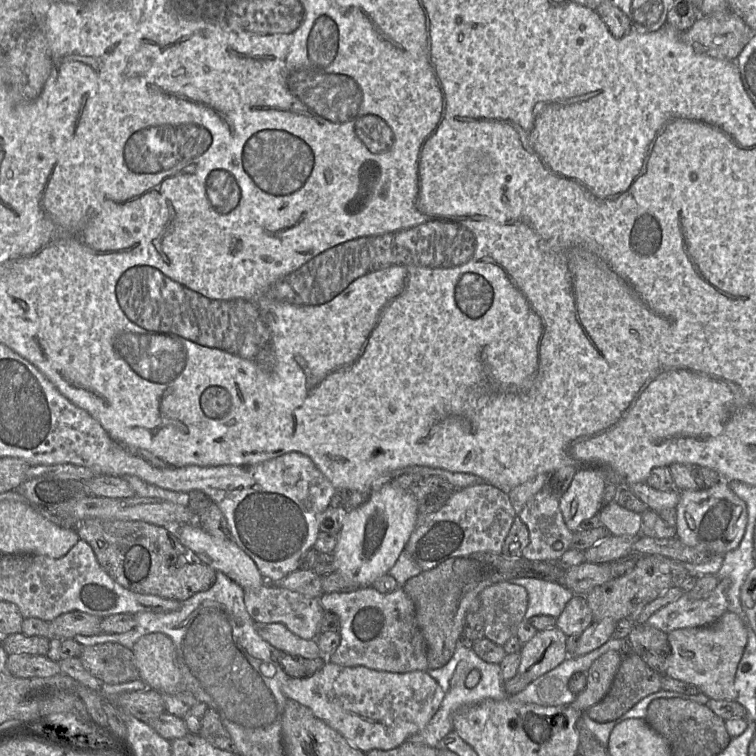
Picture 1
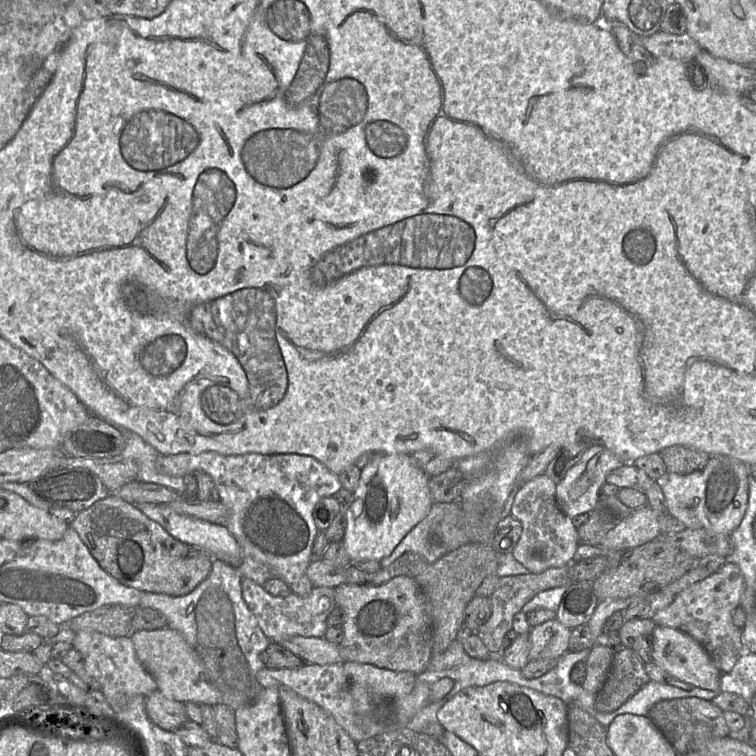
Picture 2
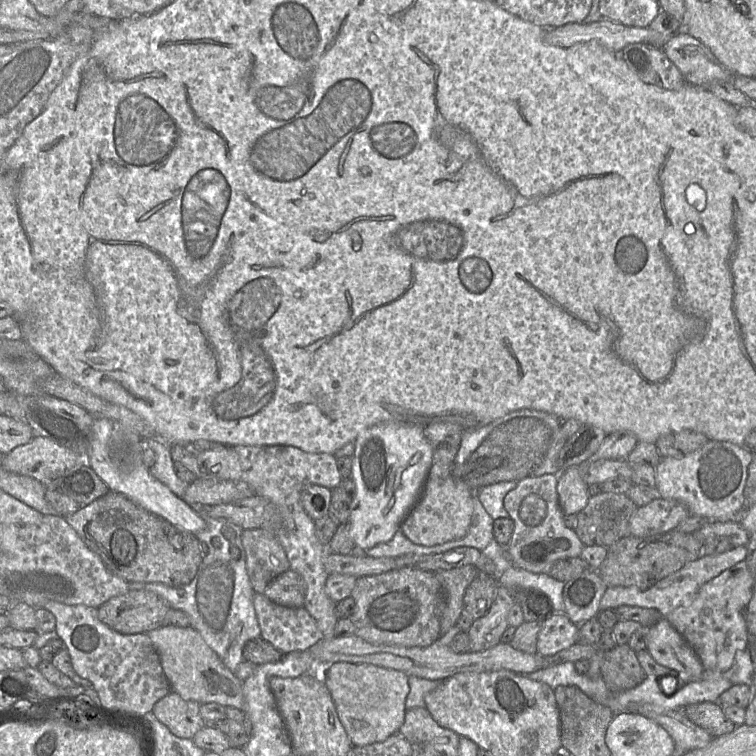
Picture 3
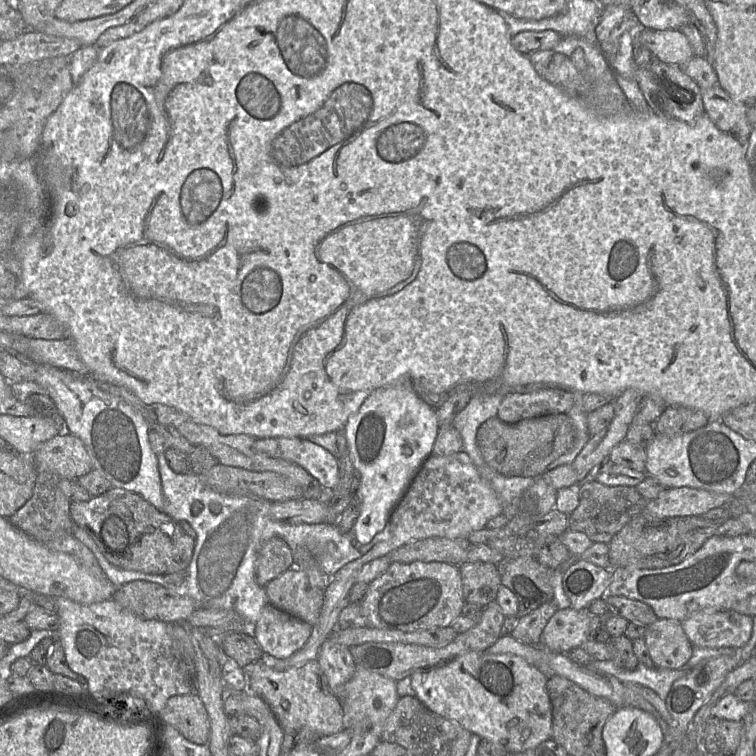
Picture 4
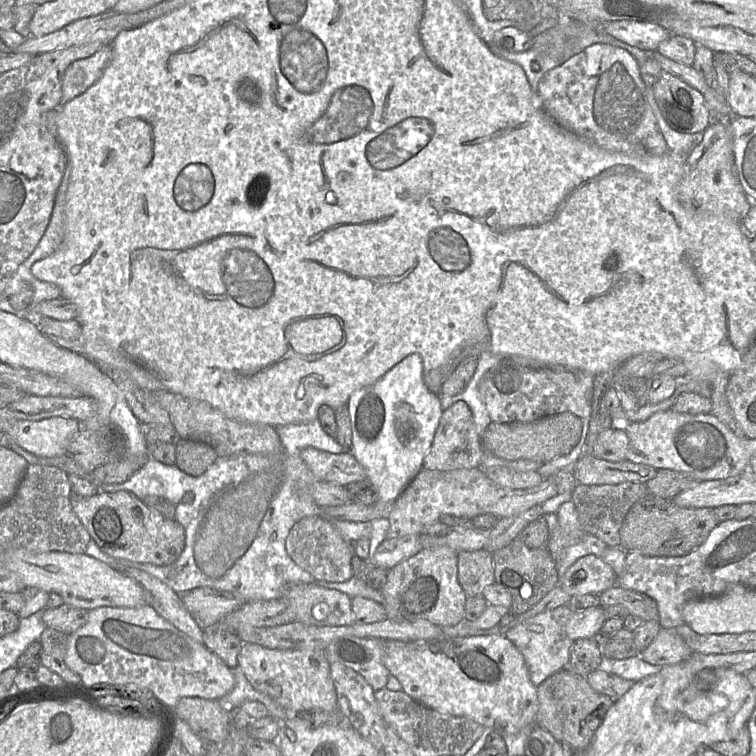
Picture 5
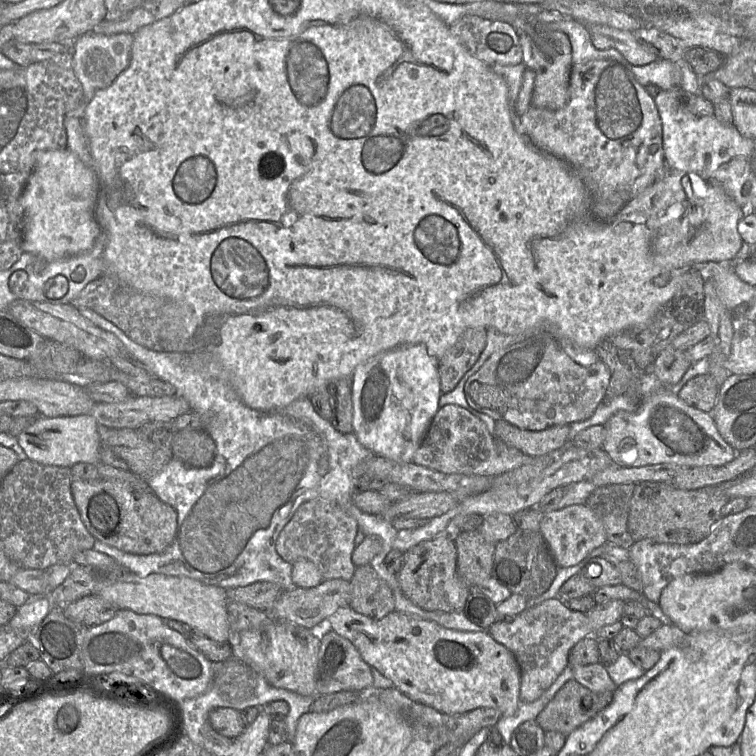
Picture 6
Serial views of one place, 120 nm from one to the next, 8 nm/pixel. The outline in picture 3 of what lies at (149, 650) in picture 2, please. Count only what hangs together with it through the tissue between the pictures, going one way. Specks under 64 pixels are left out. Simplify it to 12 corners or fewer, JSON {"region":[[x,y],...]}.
{"region":[[191,627],[147,632],[171,691],[244,709],[243,681]]}

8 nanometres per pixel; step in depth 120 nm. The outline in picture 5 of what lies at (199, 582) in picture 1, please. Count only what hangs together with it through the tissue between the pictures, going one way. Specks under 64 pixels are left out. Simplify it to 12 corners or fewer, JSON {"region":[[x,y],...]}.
{"region":[[131,492],[70,504],[113,558],[165,566],[185,548],[181,524]]}

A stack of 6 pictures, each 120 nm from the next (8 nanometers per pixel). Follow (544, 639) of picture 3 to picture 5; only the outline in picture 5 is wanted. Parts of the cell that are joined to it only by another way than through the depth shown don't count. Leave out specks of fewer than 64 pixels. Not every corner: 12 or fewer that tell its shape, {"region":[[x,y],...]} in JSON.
{"region":[[603,606],[572,614],[566,633],[573,642],[592,639],[604,623]]}

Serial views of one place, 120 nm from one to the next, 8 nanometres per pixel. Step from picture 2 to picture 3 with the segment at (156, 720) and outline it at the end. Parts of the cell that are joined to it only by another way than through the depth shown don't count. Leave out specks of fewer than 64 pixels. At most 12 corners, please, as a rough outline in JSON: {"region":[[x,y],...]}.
{"region":[[171,691],[151,713],[175,736],[206,725],[199,703]]}

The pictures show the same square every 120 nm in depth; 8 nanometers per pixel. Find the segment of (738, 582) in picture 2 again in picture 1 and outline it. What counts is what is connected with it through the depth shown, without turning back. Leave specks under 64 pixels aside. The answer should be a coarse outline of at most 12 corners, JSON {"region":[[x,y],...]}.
{"region":[[727,578],[703,600],[684,594],[648,624],[666,634],[712,625],[728,611]]}

